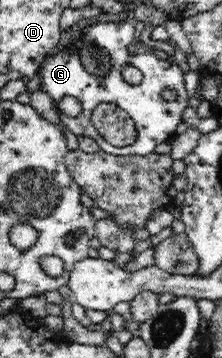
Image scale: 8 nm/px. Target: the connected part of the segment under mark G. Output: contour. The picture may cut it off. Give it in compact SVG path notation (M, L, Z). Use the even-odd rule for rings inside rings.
M126 19L122 21L106 21L106 22L96 22L86 25L78 31L76 37L72 40L72 43L64 49L56 48L56 53L52 51L51 54L44 57L44 61L40 62L39 68L35 71L35 74L40 79L39 90L46 93L52 98L52 101L60 101L64 95L74 96L84 104L84 113L80 117L66 117L65 115L59 115L59 121L65 125L74 135L77 137L91 137L100 147L101 151L107 153L108 155L150 155L150 153L155 153L154 149L160 145L160 143L168 142L173 140L179 131L183 128L182 123L182 113L186 109L188 103L188 96L186 94L186 88L184 86L184 74L180 70L180 66L175 63L174 60L168 56L160 55L155 50L145 49L138 46L137 44L137 32L139 28L138 25L128 21ZM84 48L102 48L106 54L108 54L109 66L107 67L107 72L100 76L100 74L90 74L86 71L82 62L82 49ZM130 63L134 67L138 67L143 73L143 80L137 84L130 84L124 80L122 76L122 64ZM164 91L174 91L176 96L173 101L168 101L162 96ZM104 102L114 102L118 104L125 112L129 113L129 116L135 121L136 127L138 128L138 141L130 147L116 147L110 145L93 126L91 122L91 113L94 108L97 107L99 103Z

